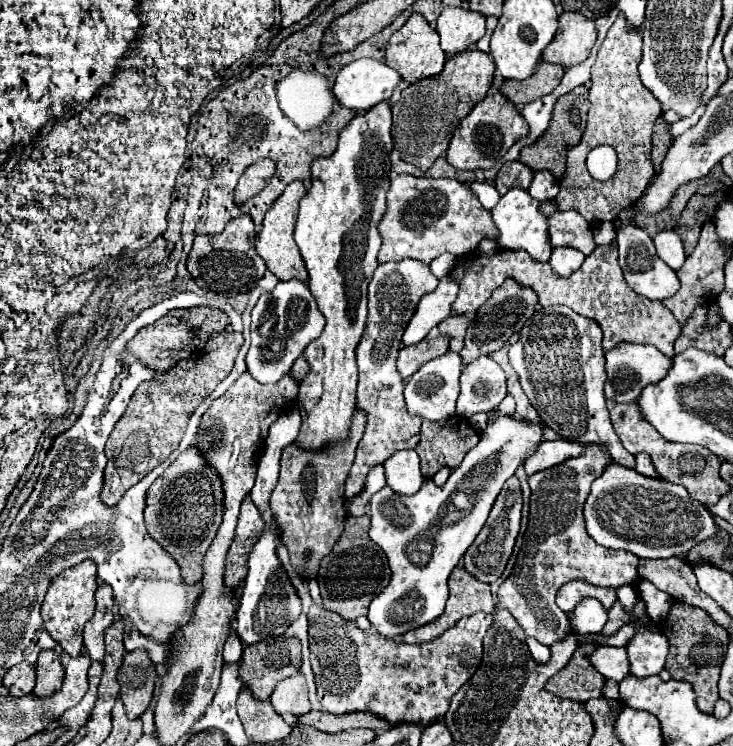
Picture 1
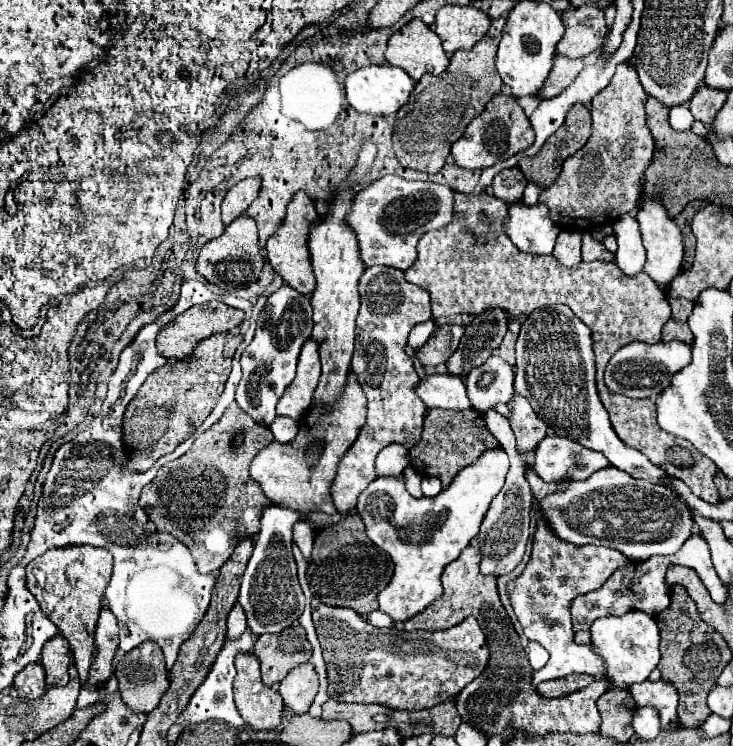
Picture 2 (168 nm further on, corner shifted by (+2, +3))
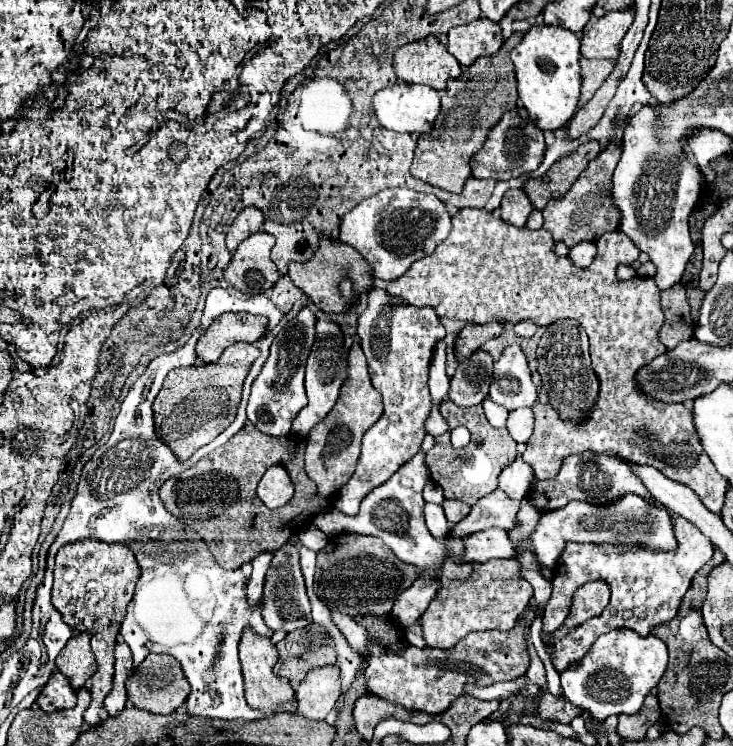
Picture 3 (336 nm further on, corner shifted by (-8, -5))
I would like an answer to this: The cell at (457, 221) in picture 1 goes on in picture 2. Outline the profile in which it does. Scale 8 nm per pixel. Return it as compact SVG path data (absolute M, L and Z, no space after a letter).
M385 175L359 191L345 217L357 237L359 259L365 267L385 265L407 269L415 257L415 245L423 233L441 229L453 219L453 191L445 185L425 181L405 181L397 175Z

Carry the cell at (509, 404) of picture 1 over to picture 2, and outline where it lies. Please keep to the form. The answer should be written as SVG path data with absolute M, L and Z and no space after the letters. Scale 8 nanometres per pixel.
M487 411L485 419L489 423L489 431L497 437L499 445L503 447L503 451L509 455L511 459L511 469L507 473L507 481L503 485L503 489L499 491L499 495L491 501L491 507L481 523L481 531L479 531L479 549L483 553L483 561L481 561L481 573L483 575L507 575L511 573L523 559L525 555L525 545L529 541L529 513L531 513L531 503L533 503L533 493L529 489L529 483L523 477L525 471L525 463L517 453L515 447L515 435L511 431L511 425L507 421L507 417Z

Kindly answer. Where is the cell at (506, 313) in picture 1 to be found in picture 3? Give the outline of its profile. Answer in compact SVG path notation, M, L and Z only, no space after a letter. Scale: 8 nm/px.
M483 349L475 351L471 357L459 361L455 375L451 377L449 399L461 407L479 405L489 391L493 363L495 363L493 357Z

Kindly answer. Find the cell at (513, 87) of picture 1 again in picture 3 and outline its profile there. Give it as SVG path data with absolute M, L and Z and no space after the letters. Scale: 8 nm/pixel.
M581 57L581 73L583 73L583 85L579 95L579 105L587 103L593 93L601 87L601 83L607 79L607 75L613 71L613 61L609 59L585 59Z

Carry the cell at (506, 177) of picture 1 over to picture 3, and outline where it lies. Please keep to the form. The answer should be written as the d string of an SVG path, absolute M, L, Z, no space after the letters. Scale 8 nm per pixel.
M509 189L501 201L501 217L503 221L523 227L527 223L529 213L533 211L531 201L527 201L525 189Z

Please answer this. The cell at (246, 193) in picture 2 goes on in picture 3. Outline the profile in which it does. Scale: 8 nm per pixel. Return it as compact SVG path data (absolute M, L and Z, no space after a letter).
M253 205L241 209L241 213L235 217L235 221L229 227L229 233L227 233L227 249L233 253L243 239L247 239L251 233L263 229L263 221L265 219L263 219L261 209L253 207Z

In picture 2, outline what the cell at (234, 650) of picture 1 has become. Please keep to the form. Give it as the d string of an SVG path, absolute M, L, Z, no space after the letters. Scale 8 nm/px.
M239 603L233 605L229 617L227 617L227 637L229 639L237 639L243 631L247 629L247 621L245 621L245 611Z

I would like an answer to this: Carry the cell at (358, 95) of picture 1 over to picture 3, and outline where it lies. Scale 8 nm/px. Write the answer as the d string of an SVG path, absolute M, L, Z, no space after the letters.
M395 83L391 87L383 87L371 99L371 109L377 121L391 131L399 133L427 133L433 127L437 113L441 111L439 91L427 85L411 85L411 83Z

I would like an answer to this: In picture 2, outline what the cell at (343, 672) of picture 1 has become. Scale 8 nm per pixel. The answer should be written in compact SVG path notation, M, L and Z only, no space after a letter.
M313 599L313 623L317 625L317 635L319 635L323 653L325 653L325 661L329 661L329 693L335 699L341 699L341 701L347 701L347 703L379 703L379 705L385 705L389 709L407 709L407 711L431 709L431 705L435 707L439 703L443 703L445 699L455 697L457 693L461 693L467 683L471 683L473 679L477 679L485 671L487 661L489 661L489 645L485 641L485 633L481 631L477 619L473 619L473 617L469 617L463 623L459 623L459 625L455 625L451 629L445 629L445 631L405 631L405 629L395 629L395 627L379 629L379 627L371 625L367 619L363 619L361 615L357 615L353 609L329 607L329 605L319 603L319 601Z

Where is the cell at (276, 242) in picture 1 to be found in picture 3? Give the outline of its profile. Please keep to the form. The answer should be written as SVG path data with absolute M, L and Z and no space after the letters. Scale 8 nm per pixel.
M319 233L319 249L315 251L315 257L311 257L311 261L305 261L305 263L291 261L291 265L289 265L291 281L315 303L317 309L321 309L325 313L345 313L347 311L347 303L337 291L339 281L347 275L353 281L355 297L359 297L363 289L371 287L373 275L371 275L369 265L363 261L363 257L355 249L351 249L347 243L341 243L339 239L323 237L323 233Z

